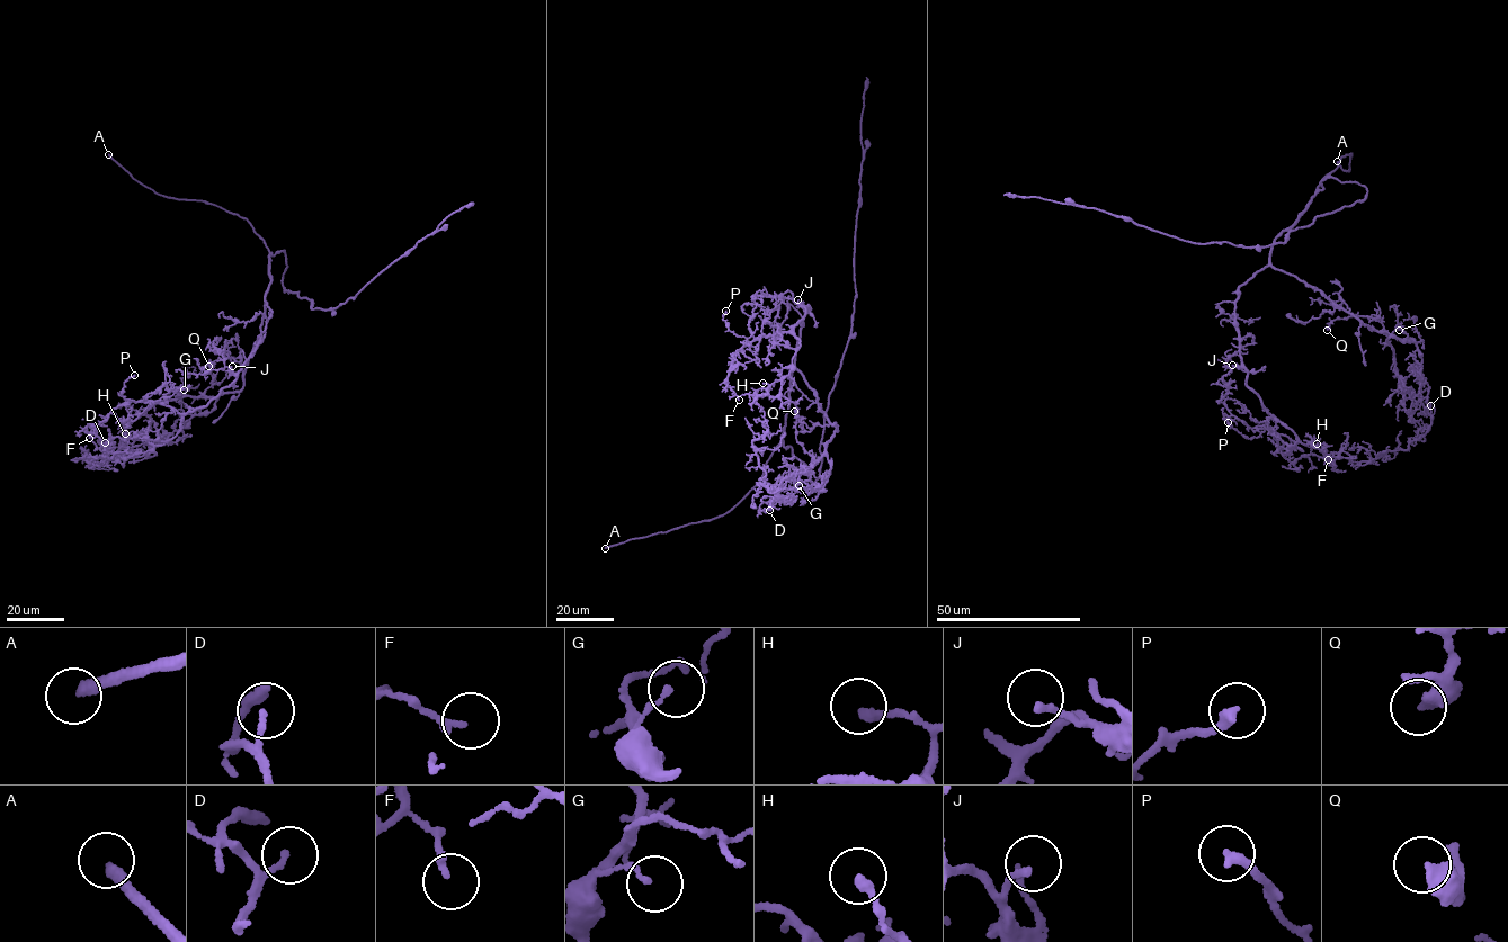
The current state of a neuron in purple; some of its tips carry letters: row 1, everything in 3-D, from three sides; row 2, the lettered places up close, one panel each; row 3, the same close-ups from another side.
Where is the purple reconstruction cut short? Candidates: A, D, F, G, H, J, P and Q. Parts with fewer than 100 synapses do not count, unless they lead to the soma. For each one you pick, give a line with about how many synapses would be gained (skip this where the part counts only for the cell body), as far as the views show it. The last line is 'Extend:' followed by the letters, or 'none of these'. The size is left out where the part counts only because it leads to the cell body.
Extend: A

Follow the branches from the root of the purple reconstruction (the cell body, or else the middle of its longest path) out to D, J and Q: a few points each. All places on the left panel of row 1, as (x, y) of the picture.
D: (273, 256), (260, 332), (241, 388), (217, 397), (160, 400), (127, 425), (116, 452), (101, 447), (105, 442)
J: (273, 256), (265, 301), (271, 312), (265, 337), (243, 367), (235, 373), (230, 370), (232, 366)
Q: (273, 256), (260, 332), (241, 388), (214, 398), (205, 395), (213, 382), (212, 361), (208, 366)

